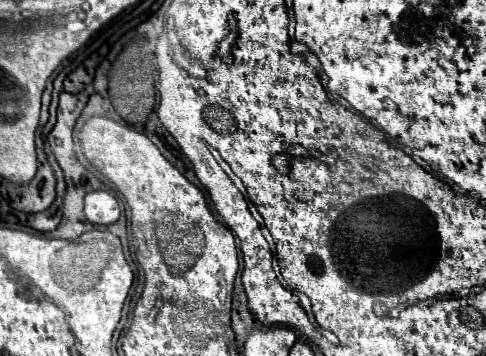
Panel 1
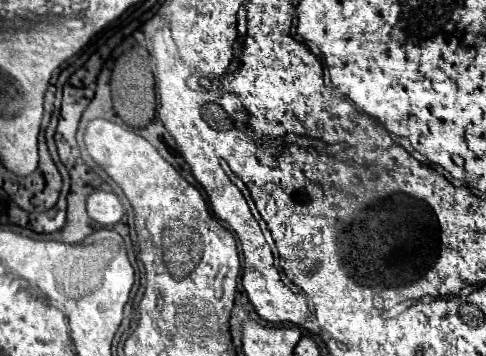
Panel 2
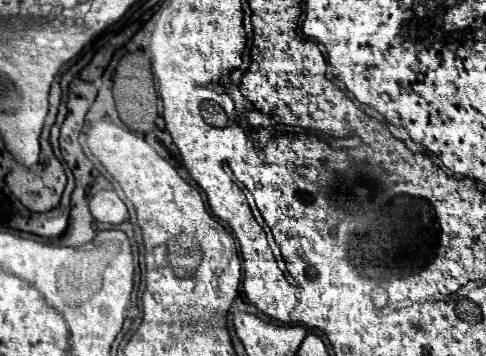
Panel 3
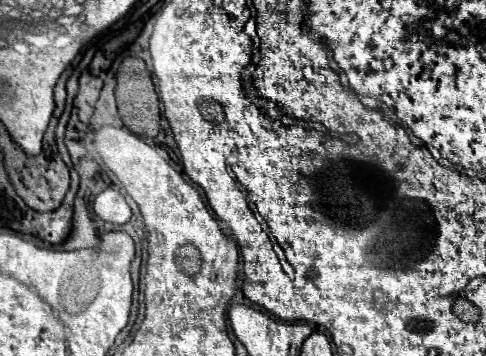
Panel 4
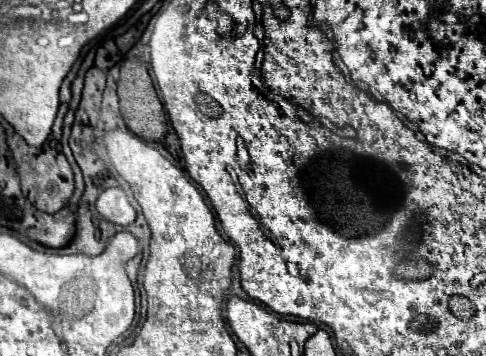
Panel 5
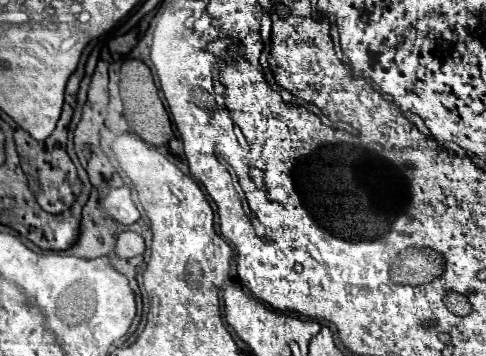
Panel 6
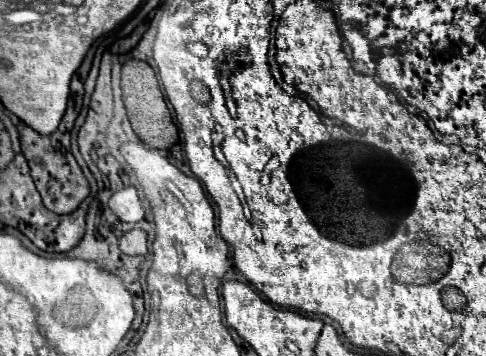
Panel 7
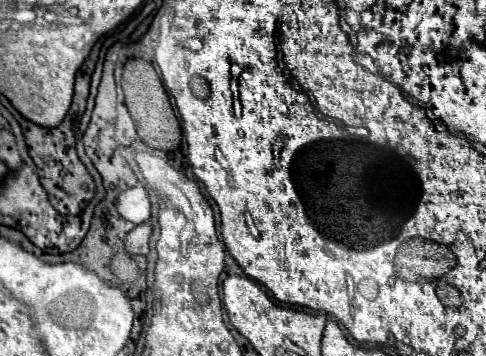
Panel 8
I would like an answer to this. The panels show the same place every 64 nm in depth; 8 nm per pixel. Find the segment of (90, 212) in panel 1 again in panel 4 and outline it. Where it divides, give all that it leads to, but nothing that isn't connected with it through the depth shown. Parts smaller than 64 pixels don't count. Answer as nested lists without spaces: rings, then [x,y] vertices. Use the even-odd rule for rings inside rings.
[[[108,188],[104,192],[100,192],[94,198],[94,214],[104,220],[104,222],[112,222],[112,224],[126,224],[130,220],[130,206],[126,204],[126,200],[122,198],[122,194],[114,188]]]

